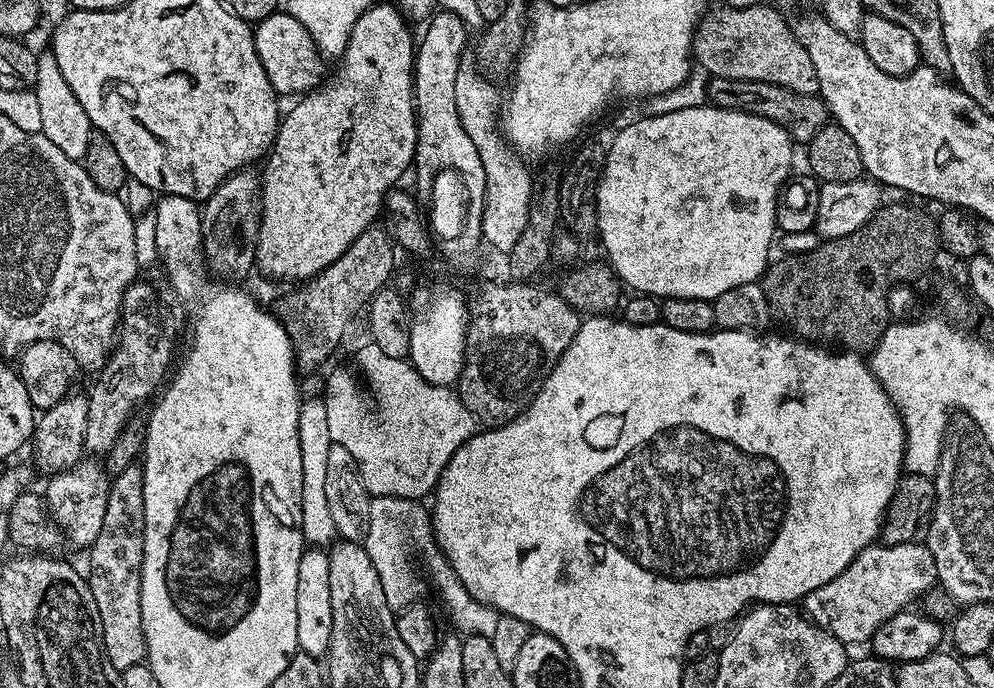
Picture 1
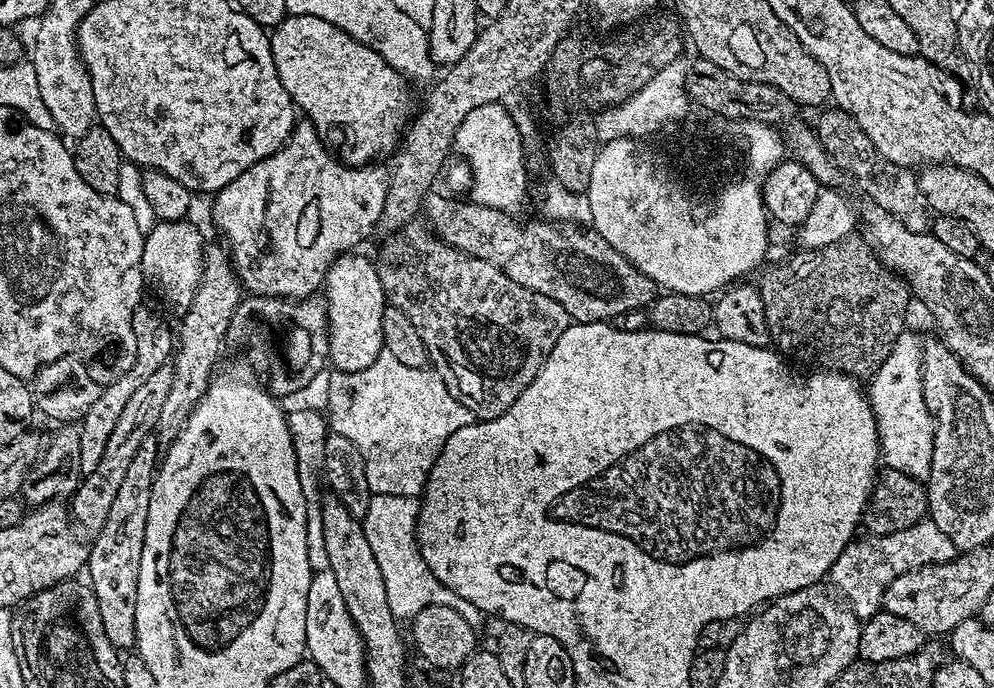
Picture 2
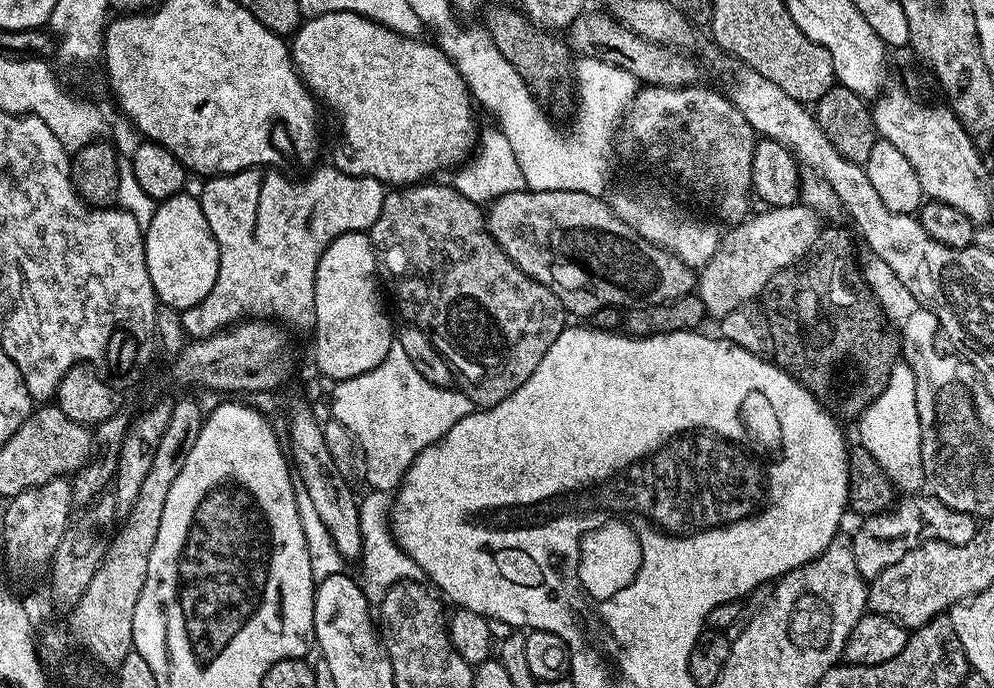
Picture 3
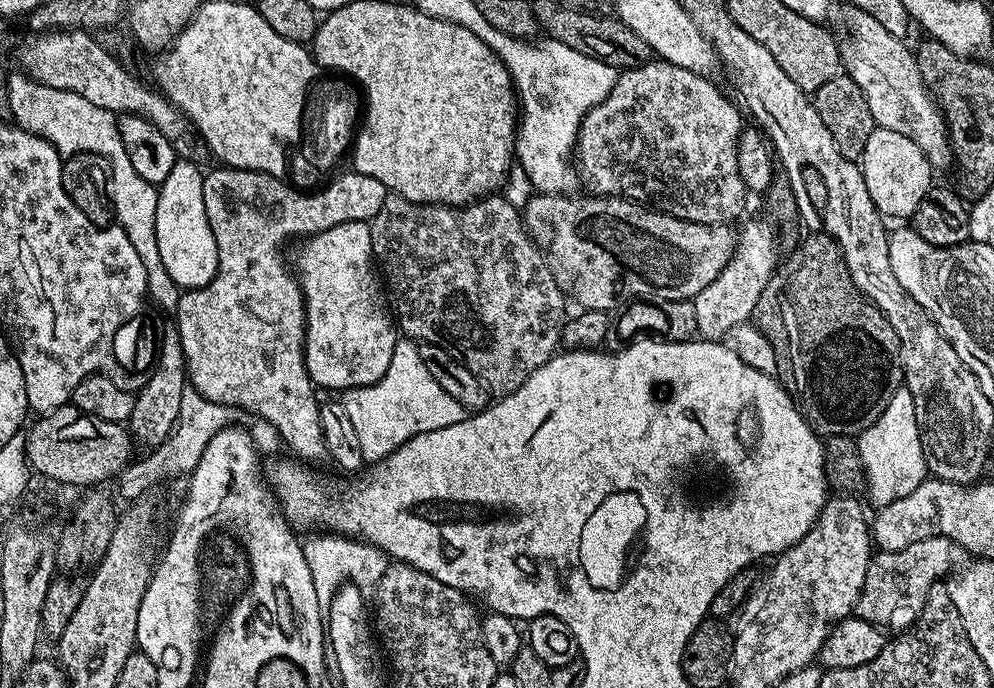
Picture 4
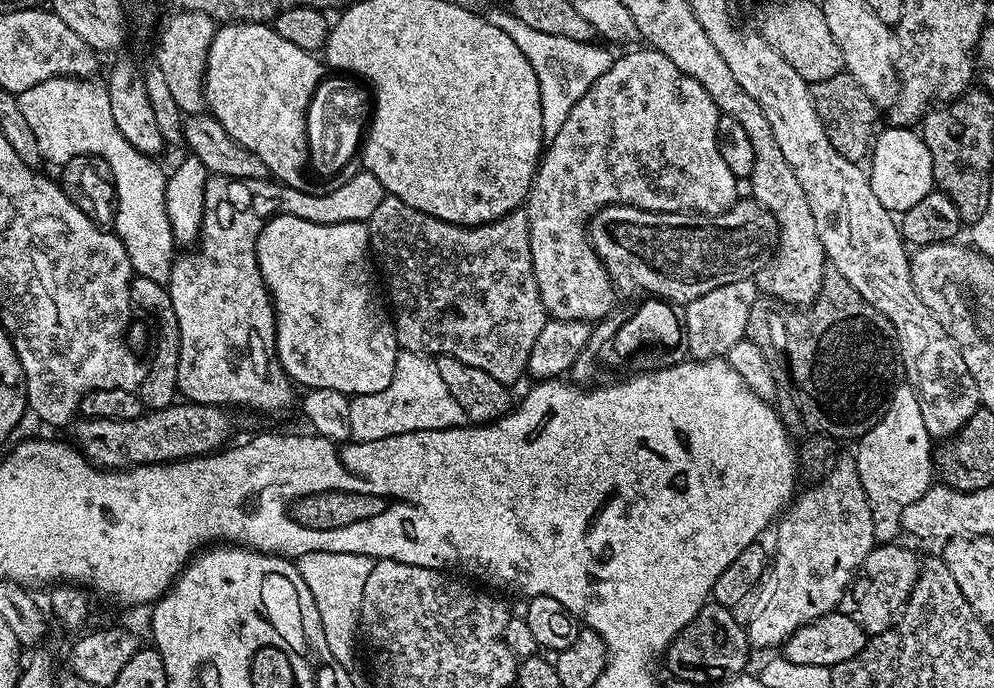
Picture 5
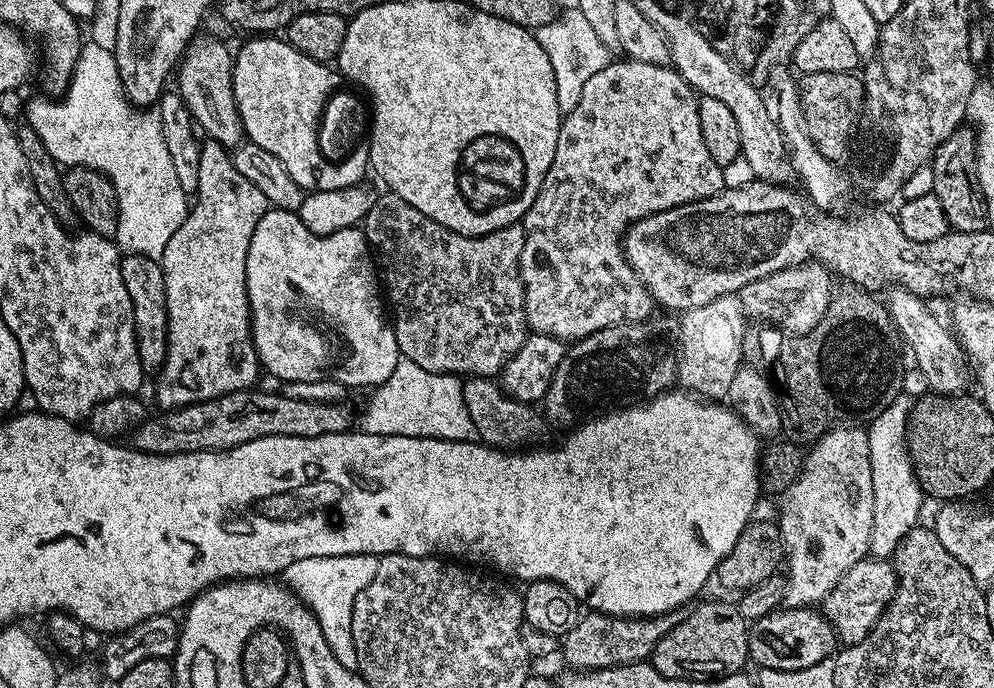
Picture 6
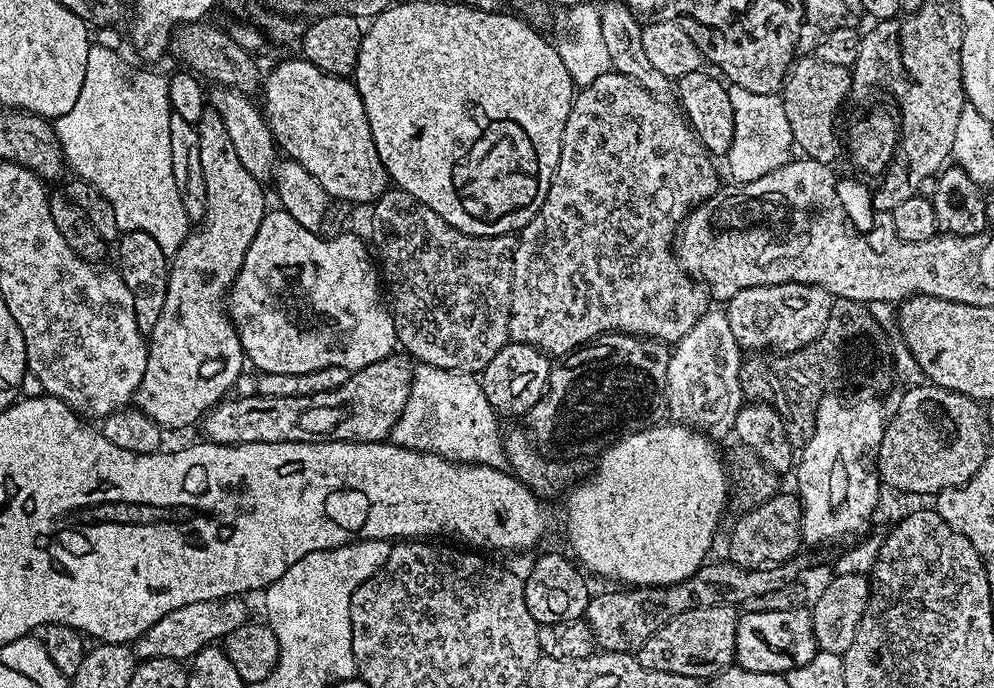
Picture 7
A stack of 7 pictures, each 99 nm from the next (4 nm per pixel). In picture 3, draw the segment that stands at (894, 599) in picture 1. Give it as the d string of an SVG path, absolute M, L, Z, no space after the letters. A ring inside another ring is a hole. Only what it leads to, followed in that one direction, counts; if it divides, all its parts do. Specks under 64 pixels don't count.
M908 494L903 499L887 512L863 517L859 521L860 529L854 534L851 533L854 562L865 581L870 582L875 576L882 574L886 566L894 566L894 562L898 562L902 554L919 548L925 540L965 544L970 542L970 538L976 533L978 524L973 517L967 512L955 512L954 509L947 508L941 500L931 494Z

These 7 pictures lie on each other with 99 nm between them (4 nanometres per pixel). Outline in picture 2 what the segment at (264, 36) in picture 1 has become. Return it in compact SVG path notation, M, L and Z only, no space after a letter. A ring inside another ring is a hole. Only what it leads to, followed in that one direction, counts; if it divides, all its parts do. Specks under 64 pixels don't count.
M288 16L278 25L271 33L272 53L274 54L274 68L278 70L278 78L282 78L282 86L286 86L286 94L290 94L292 103L307 119L312 121L316 131L320 134L322 141L336 159L341 160L343 164L349 164L352 168L360 168L364 164L373 163L376 156L391 157L393 153L401 147L402 137L405 135L406 129L410 124L412 112L412 100L408 97L409 81L391 64L387 64L384 55L376 51L370 44L364 44L361 40L355 40L350 34L346 34L338 26L334 26L330 22L326 22L322 18L314 18L313 16Z

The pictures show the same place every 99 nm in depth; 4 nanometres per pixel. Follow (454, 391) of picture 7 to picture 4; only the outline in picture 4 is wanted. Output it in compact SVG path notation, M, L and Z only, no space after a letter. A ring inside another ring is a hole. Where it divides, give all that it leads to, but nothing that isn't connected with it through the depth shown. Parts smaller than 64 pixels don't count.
M411 338L397 339L394 358L390 358L390 366L377 384L347 389L343 393L342 402L346 406L346 415L350 417L358 434L358 443L362 446L365 461L368 462L382 461L410 438L426 434L430 430L442 430L442 426L454 426L454 422L462 422L466 415L464 407L456 399L450 398L450 394L446 394L446 390L442 390L434 378L430 378L430 370L422 366L417 341Z

